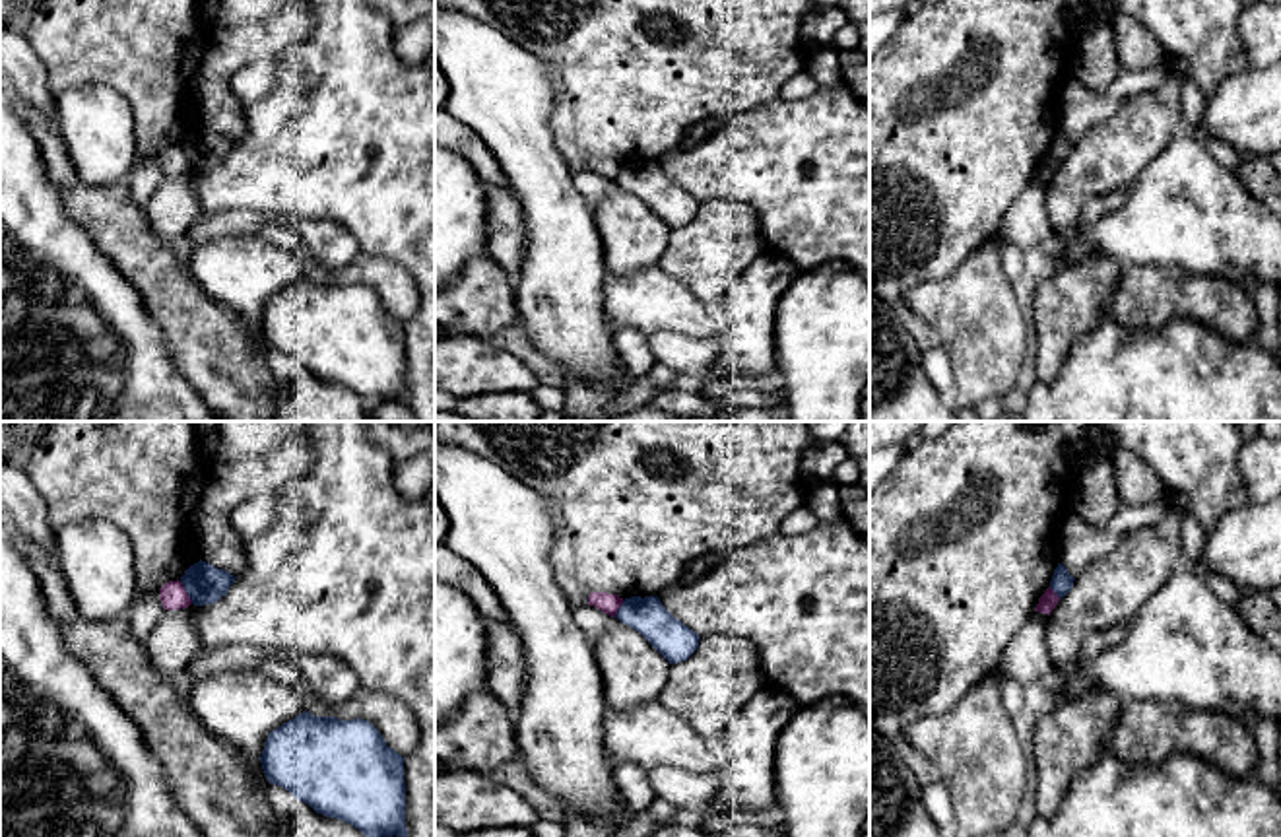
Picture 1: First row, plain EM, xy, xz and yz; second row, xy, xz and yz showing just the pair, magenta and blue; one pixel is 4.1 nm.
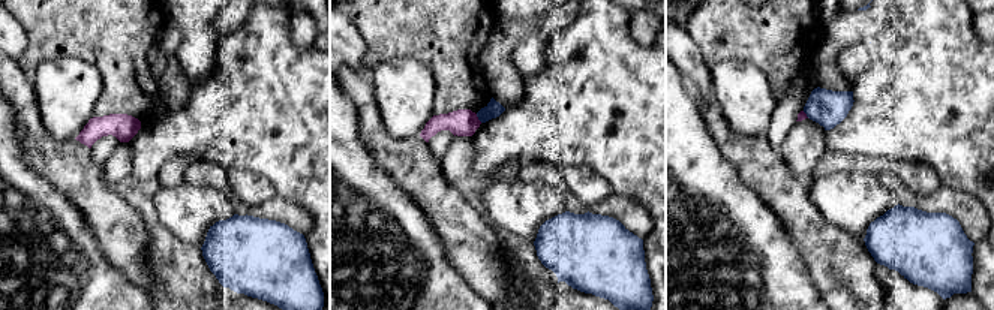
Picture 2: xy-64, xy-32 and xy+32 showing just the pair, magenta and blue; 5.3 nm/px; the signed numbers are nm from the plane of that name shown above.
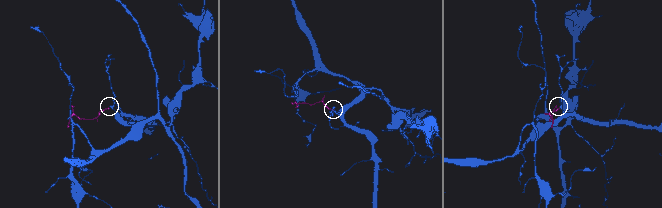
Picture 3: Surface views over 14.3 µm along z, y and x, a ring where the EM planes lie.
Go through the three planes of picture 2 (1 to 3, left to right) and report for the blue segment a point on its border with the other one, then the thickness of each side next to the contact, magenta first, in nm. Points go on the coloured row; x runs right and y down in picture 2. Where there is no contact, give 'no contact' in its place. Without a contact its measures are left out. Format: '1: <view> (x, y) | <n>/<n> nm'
1: no contact
2: xy-32 (477, 119) | 140/90 nm
3: xy+32 (805, 114) | 50/200 nm

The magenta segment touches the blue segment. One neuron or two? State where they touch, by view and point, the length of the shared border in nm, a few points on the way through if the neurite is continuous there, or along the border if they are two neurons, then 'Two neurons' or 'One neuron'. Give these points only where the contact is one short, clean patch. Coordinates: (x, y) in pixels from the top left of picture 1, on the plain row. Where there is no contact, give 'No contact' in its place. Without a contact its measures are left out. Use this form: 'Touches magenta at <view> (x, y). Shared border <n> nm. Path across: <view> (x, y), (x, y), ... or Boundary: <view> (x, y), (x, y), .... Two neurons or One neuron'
Touches magenta at xy (185, 158). Shared border 110 nm. Boundary: xy (179, 146), (193, 167). Two neurons

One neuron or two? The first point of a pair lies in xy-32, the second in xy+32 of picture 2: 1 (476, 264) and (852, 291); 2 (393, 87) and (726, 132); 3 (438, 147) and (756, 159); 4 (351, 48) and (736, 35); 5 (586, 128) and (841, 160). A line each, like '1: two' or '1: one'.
1: one
2: two
3: two
4: two
5: two

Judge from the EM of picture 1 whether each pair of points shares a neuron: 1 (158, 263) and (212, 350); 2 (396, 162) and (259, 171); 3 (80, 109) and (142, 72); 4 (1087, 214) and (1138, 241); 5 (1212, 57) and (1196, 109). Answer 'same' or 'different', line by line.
1: same
2: same
3: different
4: different
5: different

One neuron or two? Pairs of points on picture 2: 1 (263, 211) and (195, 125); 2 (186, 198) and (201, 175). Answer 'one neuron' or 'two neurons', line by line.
1: two neurons
2: two neurons

